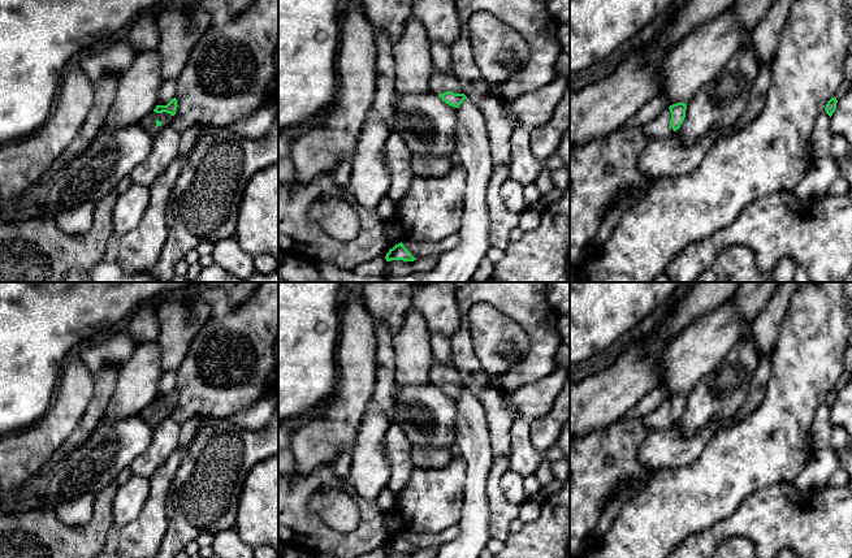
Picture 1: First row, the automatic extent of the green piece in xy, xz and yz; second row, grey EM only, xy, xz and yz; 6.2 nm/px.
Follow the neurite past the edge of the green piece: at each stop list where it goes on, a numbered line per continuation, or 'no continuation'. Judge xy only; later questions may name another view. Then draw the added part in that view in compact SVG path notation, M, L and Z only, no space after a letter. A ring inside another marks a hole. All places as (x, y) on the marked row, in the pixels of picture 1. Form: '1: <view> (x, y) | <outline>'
1: xy (148, 122) | M151 112L143 120L140 120L140 125L155 138L163 127L168 126L172 121L172 114L163 112L156 113Z

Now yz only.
1: yz (658, 128) | M665 108L654 120L644 126L644 131L648 135L649 140L657 138L666 138L674 134L674 130L670 125L671 113L669 108Z

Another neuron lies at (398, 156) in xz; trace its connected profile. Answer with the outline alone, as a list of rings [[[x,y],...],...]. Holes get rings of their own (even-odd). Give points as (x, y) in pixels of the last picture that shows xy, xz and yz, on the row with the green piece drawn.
[[[390,133],[385,143],[385,160],[392,178],[388,196],[394,203],[398,203],[411,187],[415,177],[411,169],[412,155],[403,139],[398,134]]]

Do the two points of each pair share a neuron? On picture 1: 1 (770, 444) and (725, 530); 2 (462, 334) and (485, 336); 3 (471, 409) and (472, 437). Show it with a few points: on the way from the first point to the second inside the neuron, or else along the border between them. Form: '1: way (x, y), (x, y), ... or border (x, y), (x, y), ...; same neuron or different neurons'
1: border (764, 489), (748, 494), (729, 515), (713, 524); different neurons
2: border (472, 305), (468, 328), (480, 363); different neurons
3: way (471, 415), (472, 431); same neuron

